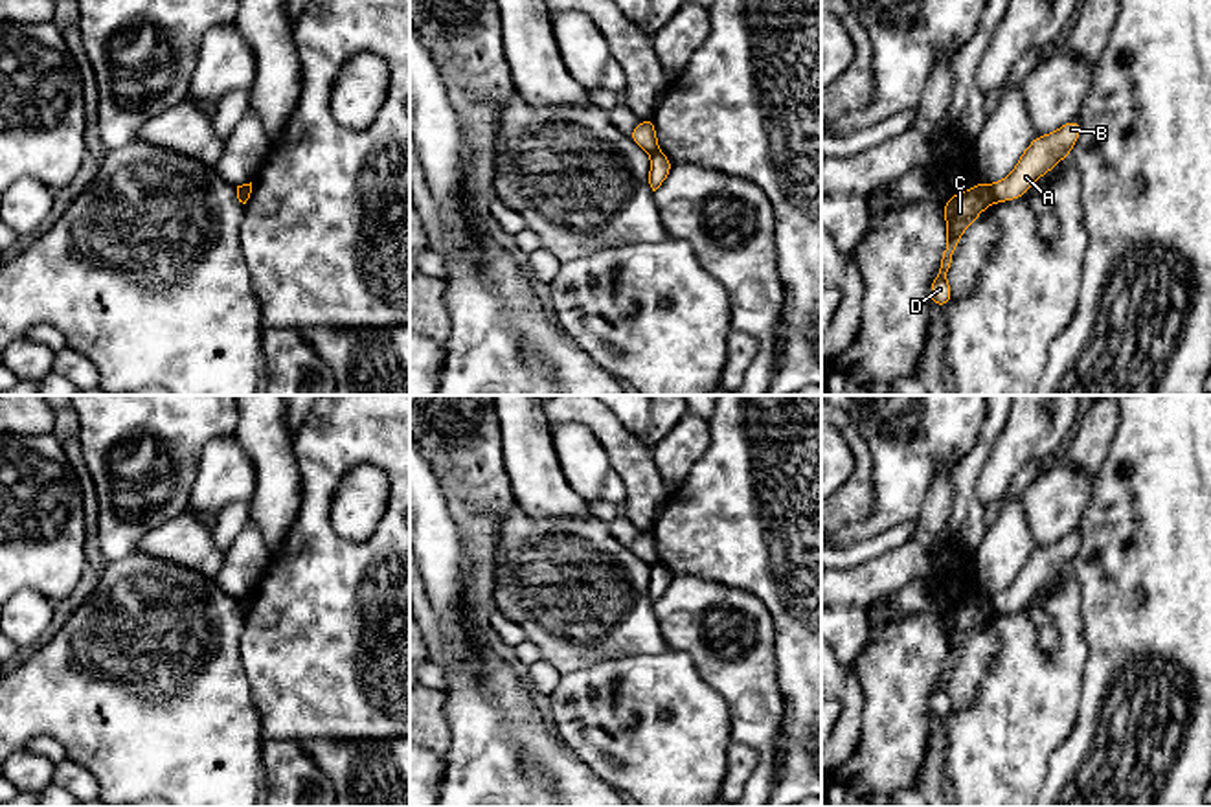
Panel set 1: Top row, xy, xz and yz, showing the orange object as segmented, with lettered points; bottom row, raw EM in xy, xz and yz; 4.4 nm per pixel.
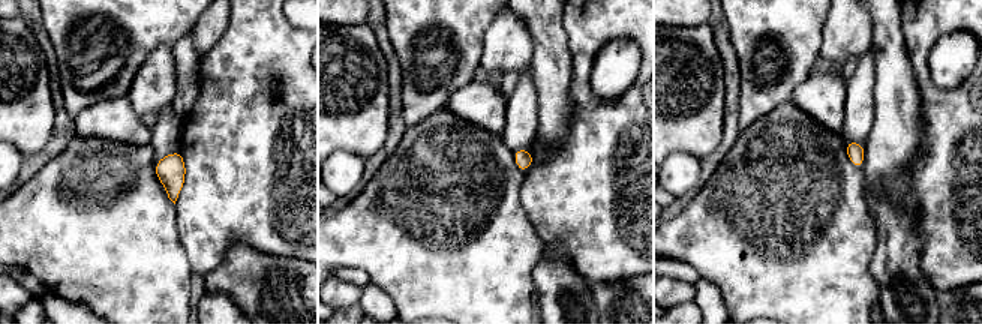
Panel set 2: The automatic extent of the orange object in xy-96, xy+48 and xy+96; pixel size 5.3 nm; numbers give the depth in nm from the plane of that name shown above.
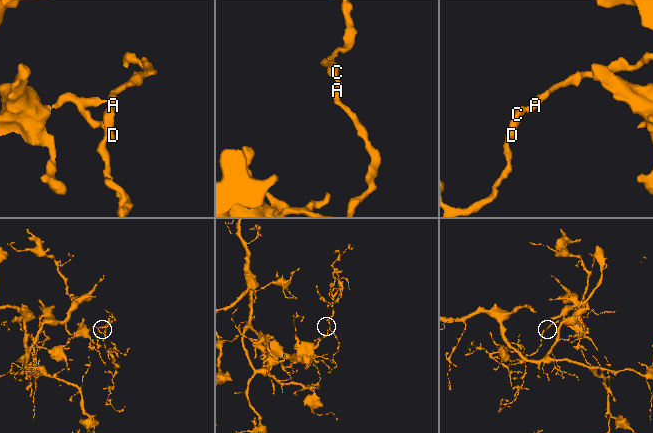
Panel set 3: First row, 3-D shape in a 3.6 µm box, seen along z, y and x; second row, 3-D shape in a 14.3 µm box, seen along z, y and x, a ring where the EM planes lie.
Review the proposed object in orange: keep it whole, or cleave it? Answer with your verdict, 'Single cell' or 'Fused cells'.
Fused cells

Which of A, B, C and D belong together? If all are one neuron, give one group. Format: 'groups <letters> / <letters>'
groups A B / C D

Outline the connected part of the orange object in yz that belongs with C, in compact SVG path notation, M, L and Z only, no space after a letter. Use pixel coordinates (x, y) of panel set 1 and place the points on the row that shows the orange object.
M978 182L943 204L946 219L946 244L941 259L941 268L930 285L930 300L935 307L945 307L952 301L952 289L946 279L952 257L959 244L963 232L978 219L978 215L992 204L992 191L989 184Z

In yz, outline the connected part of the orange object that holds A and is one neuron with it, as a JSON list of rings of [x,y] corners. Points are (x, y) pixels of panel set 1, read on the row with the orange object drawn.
[[[1073,118],[1055,132],[1035,136],[1013,173],[989,186],[992,202],[1007,202],[1024,197],[1042,175],[1049,173],[1060,160],[1070,156],[1079,134],[1081,121]]]

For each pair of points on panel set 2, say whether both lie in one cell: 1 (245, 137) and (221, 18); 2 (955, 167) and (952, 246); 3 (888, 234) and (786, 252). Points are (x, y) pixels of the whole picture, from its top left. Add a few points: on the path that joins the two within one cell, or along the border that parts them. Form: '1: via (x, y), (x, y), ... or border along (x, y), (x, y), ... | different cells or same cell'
1: border along (230, 15), (225, 32), (204, 53) | different cells
2: via (955, 186), (955, 227) | same cell
3: border along (867, 206), (876, 230), (876, 251), (870, 270) | different cells

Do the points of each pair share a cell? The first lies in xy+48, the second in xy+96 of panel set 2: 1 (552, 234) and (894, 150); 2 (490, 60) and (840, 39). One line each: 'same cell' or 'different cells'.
1: different cells
2: same cell

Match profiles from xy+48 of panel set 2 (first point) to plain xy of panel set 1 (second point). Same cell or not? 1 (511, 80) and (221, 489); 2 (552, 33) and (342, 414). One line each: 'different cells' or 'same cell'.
1: different cells
2: different cells

